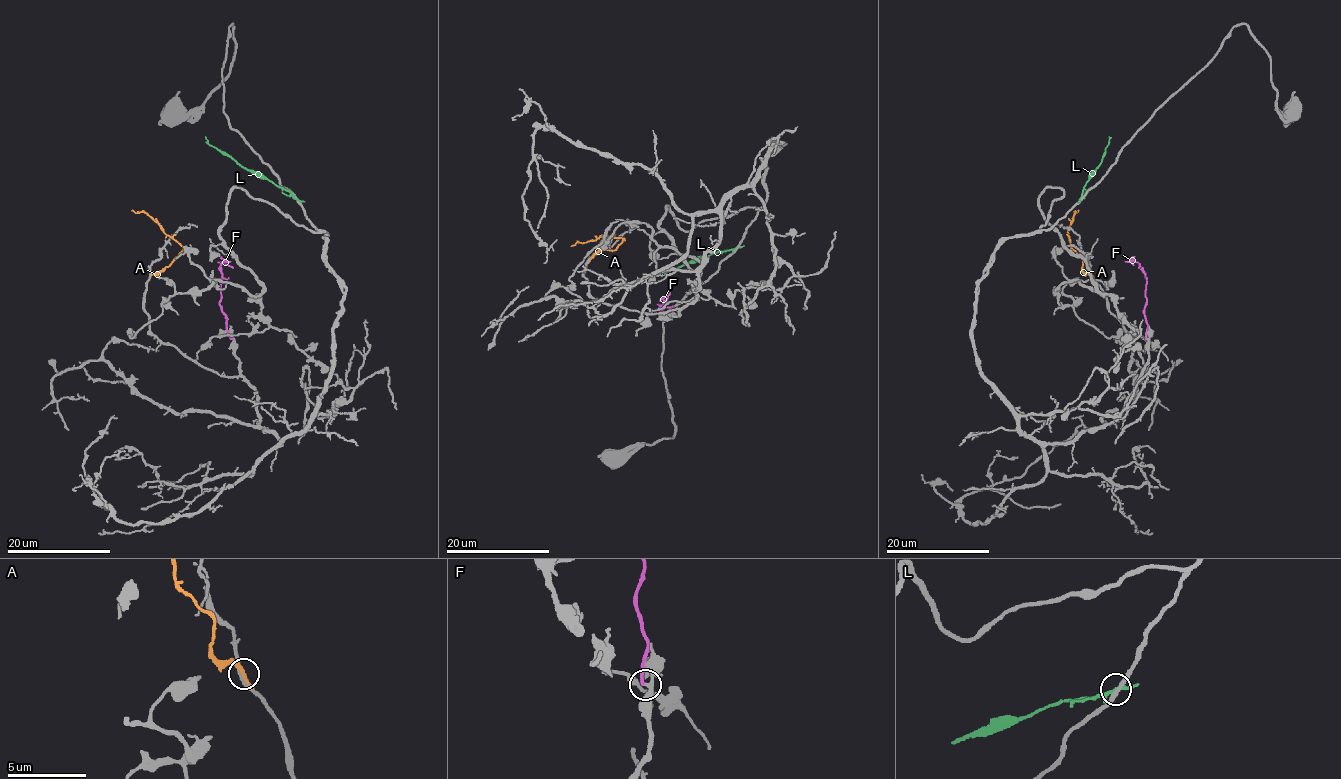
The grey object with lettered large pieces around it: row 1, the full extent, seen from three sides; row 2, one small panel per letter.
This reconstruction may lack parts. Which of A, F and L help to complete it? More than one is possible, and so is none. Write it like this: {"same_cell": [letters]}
{"same_cell": ["F"]}

